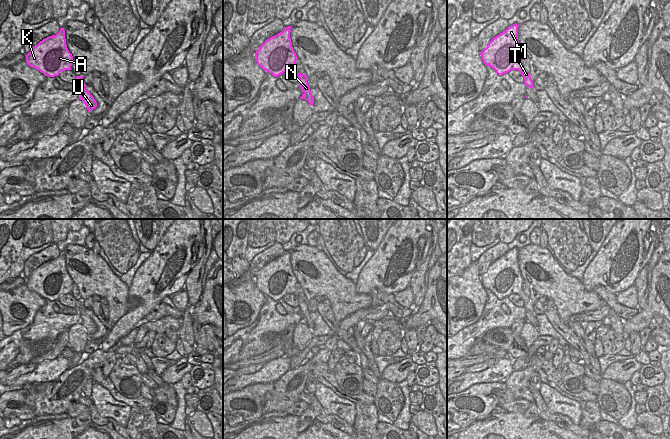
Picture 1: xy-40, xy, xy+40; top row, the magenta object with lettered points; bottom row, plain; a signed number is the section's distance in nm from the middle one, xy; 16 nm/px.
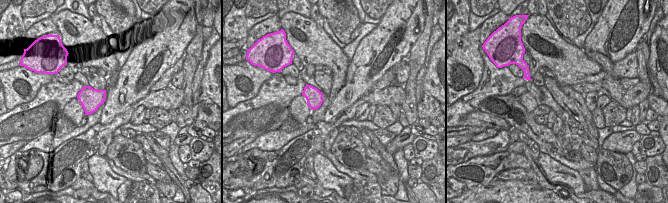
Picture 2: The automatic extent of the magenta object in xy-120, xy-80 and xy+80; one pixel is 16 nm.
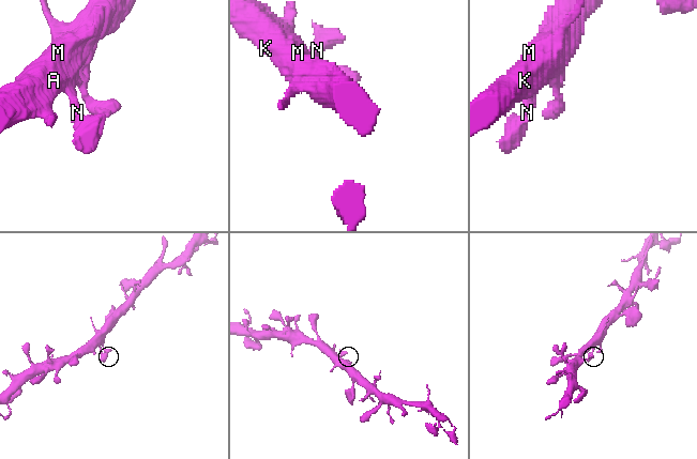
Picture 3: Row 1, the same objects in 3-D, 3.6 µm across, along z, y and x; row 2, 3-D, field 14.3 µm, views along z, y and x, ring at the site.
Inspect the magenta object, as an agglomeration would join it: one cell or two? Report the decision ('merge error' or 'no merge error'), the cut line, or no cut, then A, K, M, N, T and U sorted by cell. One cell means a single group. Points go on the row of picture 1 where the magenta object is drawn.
no merge error; no cut; A K M N T U

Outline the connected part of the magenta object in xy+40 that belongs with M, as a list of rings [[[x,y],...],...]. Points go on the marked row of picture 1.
[[[515,23],[494,37],[481,51],[481,59],[486,66],[492,67],[499,76],[511,70],[518,70],[524,78],[524,84],[534,89],[530,74],[522,66],[524,56],[518,41],[518,27],[519,25]]]

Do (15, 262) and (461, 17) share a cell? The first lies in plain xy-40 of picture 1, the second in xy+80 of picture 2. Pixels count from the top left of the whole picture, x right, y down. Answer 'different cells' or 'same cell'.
same cell

